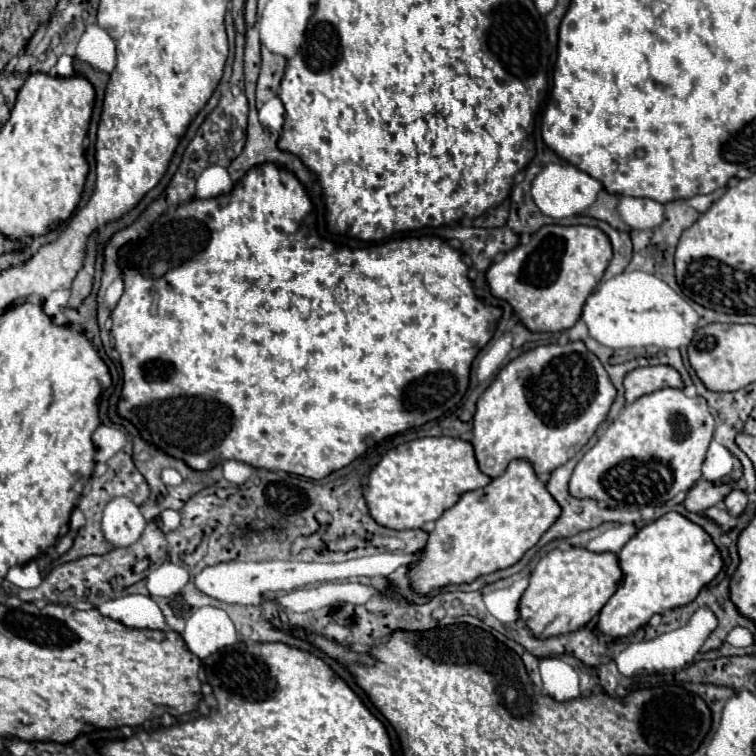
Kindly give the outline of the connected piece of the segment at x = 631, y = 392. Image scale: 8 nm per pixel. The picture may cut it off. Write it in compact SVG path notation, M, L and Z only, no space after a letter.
M654 365L630 371L630 375L626 375L624 379L624 387L626 387L626 403L634 403L642 395L650 395L664 387L684 389L684 381L674 367Z

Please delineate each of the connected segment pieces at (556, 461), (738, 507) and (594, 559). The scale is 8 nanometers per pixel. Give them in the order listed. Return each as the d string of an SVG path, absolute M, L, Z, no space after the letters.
M582 341L534 347L502 367L478 399L472 429L476 461L490 477L502 475L512 459L528 459L536 475L552 473L590 441L614 399L616 387Z
M732 491L724 499L724 503L726 503L730 515L740 515L746 509L746 505L748 505L748 495L746 495L746 491Z
M570 547L568 551L554 549L538 561L538 565L534 567L534 571L530 575L530 585L520 599L520 619L540 639L576 631L600 613L600 609L606 605L606 601L614 595L620 579L622 579L622 569L620 569L616 553L608 553L608 551L606 553L594 553L594 551L588 551L584 547Z

